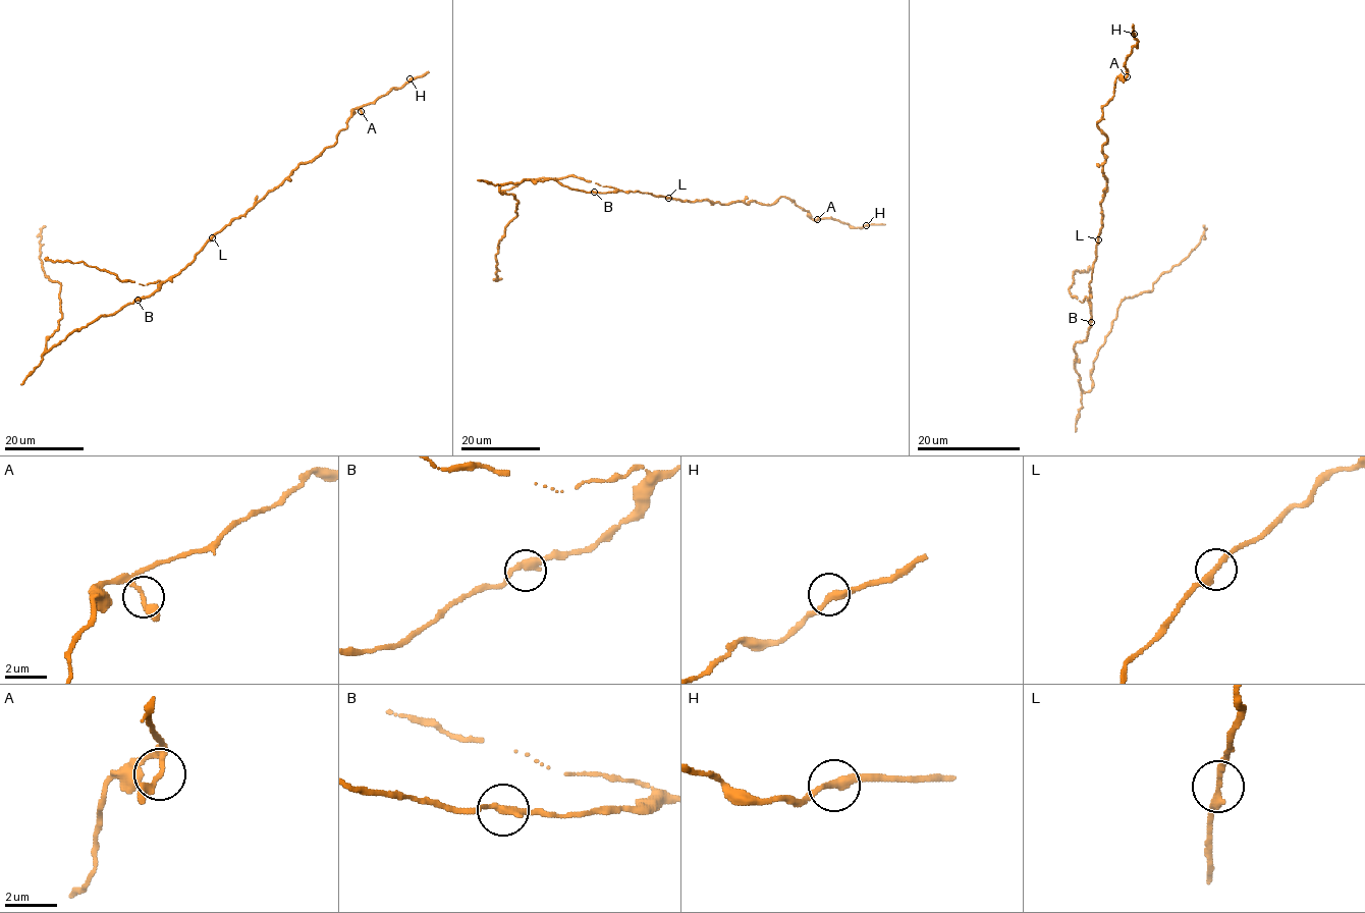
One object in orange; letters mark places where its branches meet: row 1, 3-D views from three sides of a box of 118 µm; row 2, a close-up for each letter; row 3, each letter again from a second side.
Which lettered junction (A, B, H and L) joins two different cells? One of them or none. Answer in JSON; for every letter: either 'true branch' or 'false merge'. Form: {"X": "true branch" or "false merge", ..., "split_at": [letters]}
{"A": "true branch", "B": "true branch", "H": "true branch", "L": "true branch", "split_at": []}

